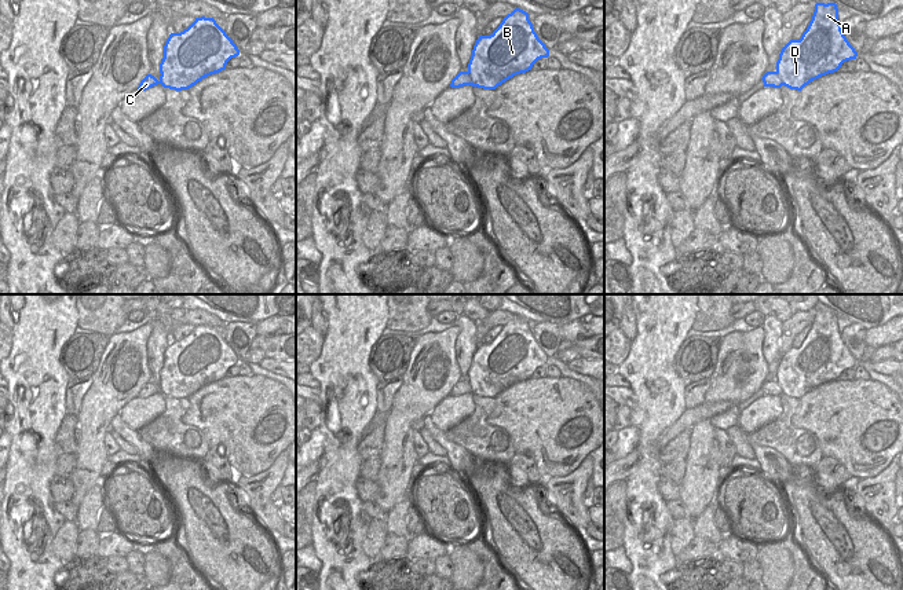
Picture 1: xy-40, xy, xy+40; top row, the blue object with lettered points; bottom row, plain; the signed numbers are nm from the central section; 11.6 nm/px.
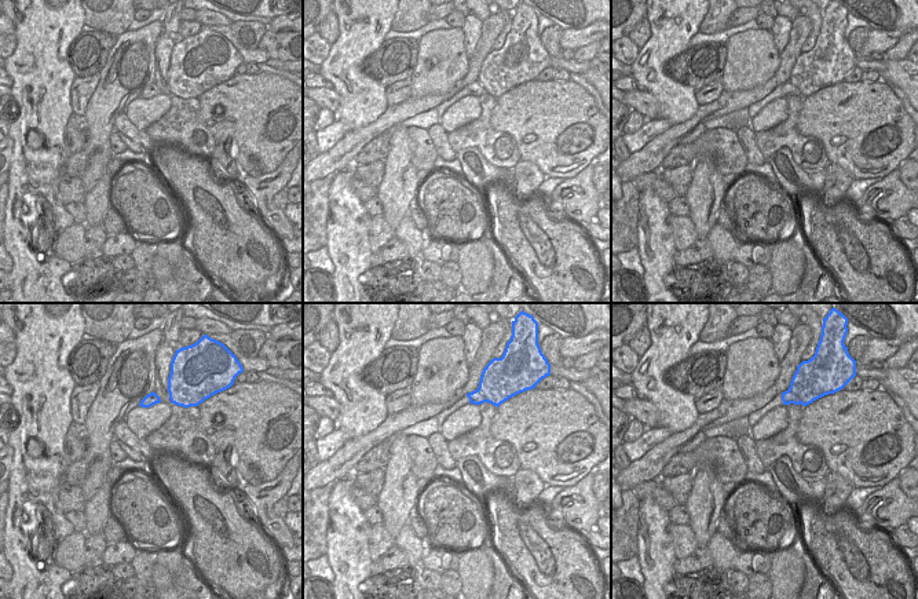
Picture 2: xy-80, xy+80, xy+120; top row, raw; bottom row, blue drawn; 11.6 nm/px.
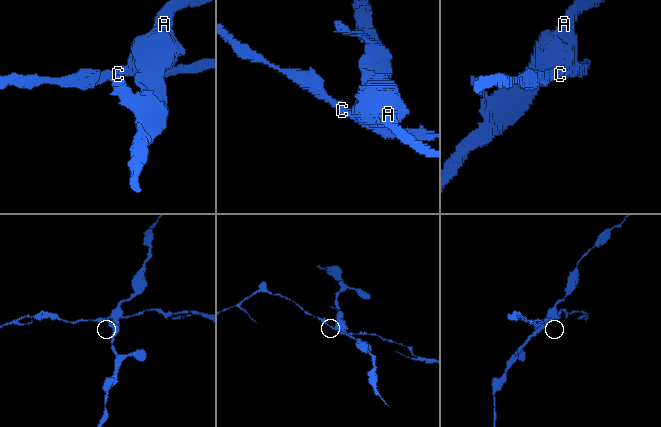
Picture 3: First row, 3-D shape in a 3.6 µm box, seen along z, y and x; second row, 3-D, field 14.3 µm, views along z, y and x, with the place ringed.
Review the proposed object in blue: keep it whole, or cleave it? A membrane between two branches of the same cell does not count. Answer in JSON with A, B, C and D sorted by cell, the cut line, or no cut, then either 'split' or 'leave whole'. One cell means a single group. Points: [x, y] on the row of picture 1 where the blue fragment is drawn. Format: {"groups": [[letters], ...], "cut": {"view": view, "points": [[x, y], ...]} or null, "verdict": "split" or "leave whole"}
{"groups": [["A", "B", "D"], ["C"]], "cut": {"view": "xy", "points": [[467, 72], [472, 84]]}, "verdict": "split"}

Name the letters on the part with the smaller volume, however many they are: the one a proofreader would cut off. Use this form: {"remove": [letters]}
{"remove": ["C"]}

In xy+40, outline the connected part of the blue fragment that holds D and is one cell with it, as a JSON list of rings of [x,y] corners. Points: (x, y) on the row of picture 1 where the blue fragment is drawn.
[[[816,3],[812,19],[800,40],[790,40],[780,51],[776,73],[783,85],[801,91],[811,81],[837,72],[858,52],[838,22],[836,3]]]

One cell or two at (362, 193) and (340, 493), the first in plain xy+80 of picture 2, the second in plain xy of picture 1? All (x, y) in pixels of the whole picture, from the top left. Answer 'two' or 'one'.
two

